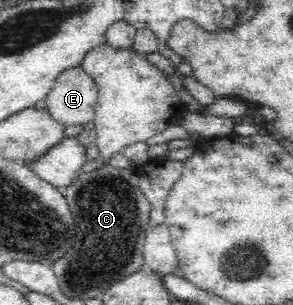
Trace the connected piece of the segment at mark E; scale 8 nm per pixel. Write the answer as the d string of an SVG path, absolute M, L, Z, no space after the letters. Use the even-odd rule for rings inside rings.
M81 66L62 71L46 95L46 111L64 126L81 126L92 122L98 98L96 83Z

